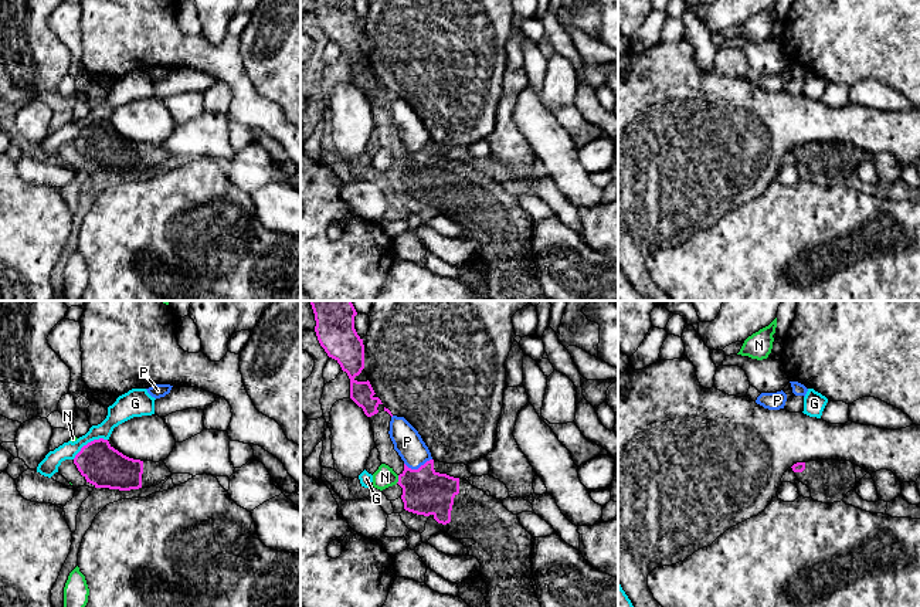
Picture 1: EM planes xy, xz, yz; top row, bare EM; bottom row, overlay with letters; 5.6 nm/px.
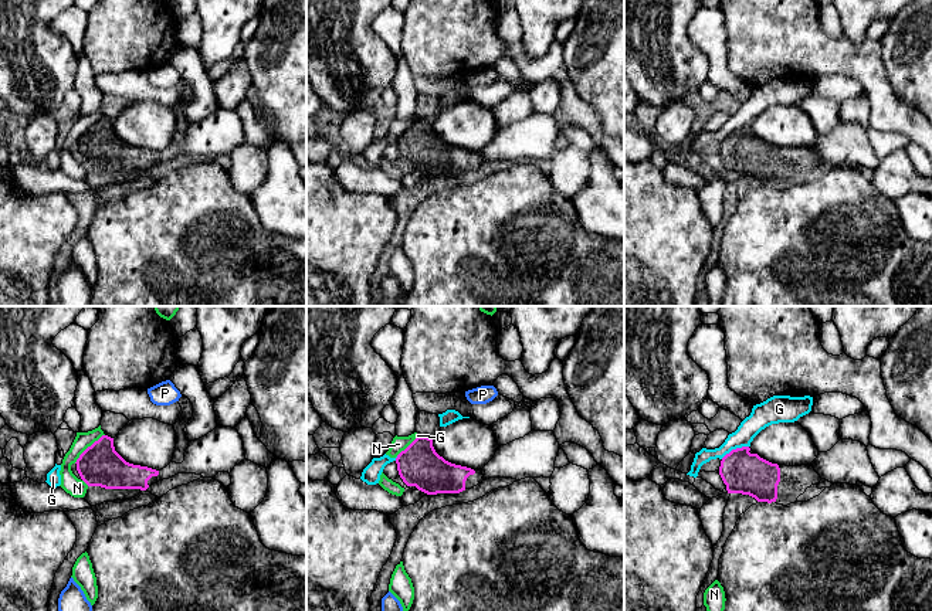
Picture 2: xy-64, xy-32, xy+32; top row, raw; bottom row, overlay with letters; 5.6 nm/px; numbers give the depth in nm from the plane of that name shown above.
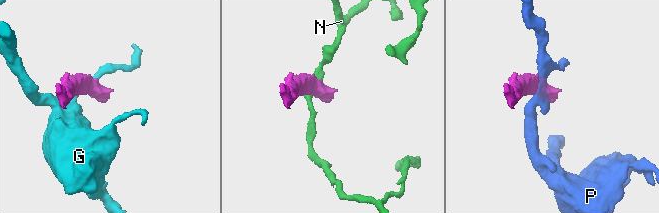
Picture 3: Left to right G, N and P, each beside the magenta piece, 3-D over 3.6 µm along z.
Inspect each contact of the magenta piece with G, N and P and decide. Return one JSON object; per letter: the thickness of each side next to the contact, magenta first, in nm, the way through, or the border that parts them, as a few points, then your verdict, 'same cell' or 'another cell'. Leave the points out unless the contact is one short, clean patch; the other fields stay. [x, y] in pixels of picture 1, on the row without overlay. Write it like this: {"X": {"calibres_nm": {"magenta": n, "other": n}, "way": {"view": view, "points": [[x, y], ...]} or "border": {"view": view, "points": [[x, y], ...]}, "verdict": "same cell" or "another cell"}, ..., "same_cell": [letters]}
{"G": {"calibres_nm": {"magenta": 240, "other": 120}, "border": {"view": "xy", "points": [[107, 121], [88, 124], [73, 141]]}, "verdict": "another cell"}, "N": {"calibres_nm": {"magenta": 260, "other": 120}, "border": {"view": "xz", "points": [[399, 158], [396, 165]]}, "verdict": "another cell"}, "P": {"calibres_nm": {"magenta": 260, "other": 160}, "verdict": "another cell"}, "same_cell": []}

